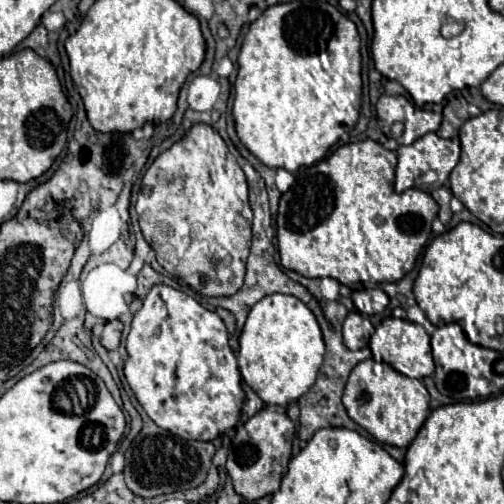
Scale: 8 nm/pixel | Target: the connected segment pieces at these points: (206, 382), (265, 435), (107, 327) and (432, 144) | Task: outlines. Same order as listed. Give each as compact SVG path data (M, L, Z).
M154 285L146 295L142 309L132 319L132 327L126 337L126 351L128 361L124 363L124 375L138 403L158 427L184 439L212 441L224 431L238 425L244 391L240 387L236 357L228 347L228 333L224 321L214 311L204 309L190 295L168 285Z
M262 409L254 417L250 417L244 425L236 429L232 439L232 449L228 453L226 469L232 477L236 493L244 499L256 501L260 497L272 495L280 487L280 479L288 471L288 461L292 455L292 437L294 437L294 423L282 411L268 411Z
M112 321L112 323L104 323L104 329L102 329L102 339L100 343L106 347L106 349L118 349L120 345L120 335L122 335L122 321Z
M428 133L412 145L398 147L396 167L396 191L402 193L414 187L414 179L420 173L436 171L435 189L444 185L452 169L460 160L460 143L457 139L440 139L436 133Z

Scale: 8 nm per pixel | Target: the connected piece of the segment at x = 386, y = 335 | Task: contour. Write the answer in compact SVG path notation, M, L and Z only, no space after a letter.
M386 317L370 337L370 349L373 359L384 361L392 365L398 373L414 379L424 379L434 375L434 359L432 359L432 347L430 347L430 335L426 329L418 323L410 323L406 319L394 319Z

